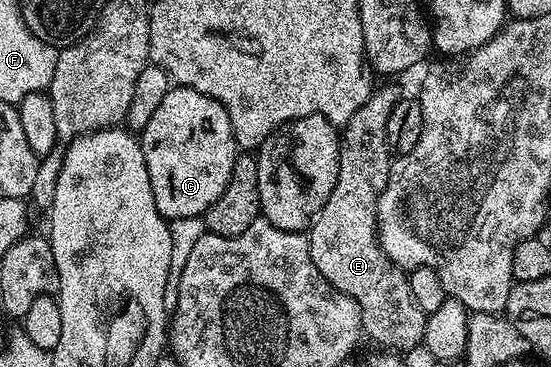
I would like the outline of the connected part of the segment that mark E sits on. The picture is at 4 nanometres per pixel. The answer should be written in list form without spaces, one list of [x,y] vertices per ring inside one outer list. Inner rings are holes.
[[[376,87],[370,98],[353,114],[347,124],[342,125],[339,142],[339,173],[333,186],[333,194],[321,206],[309,229],[311,257],[321,270],[321,274],[334,288],[347,293],[357,302],[363,319],[363,330],[366,339],[376,340],[379,346],[387,350],[403,350],[399,348],[419,348],[423,342],[428,313],[417,306],[413,298],[411,281],[404,269],[391,263],[379,244],[379,195],[387,186],[387,175],[391,172],[393,153],[389,142],[389,114],[393,106],[400,100],[401,92],[395,88]]]

